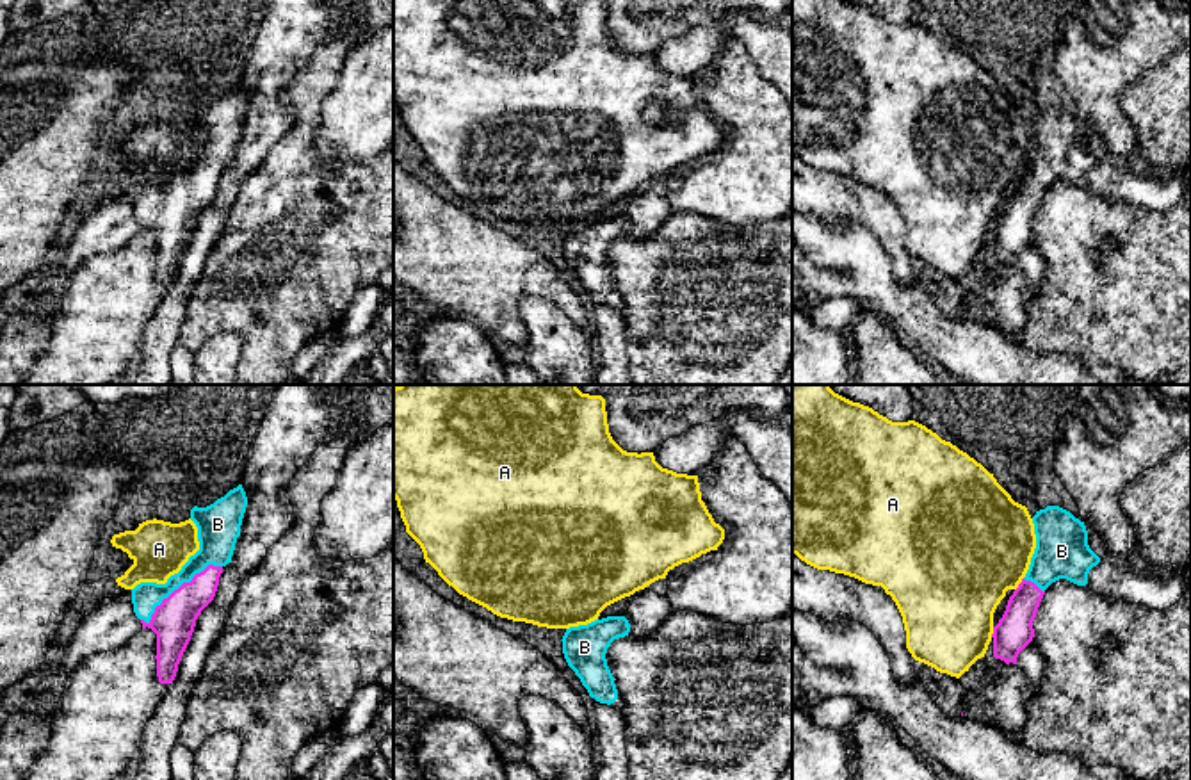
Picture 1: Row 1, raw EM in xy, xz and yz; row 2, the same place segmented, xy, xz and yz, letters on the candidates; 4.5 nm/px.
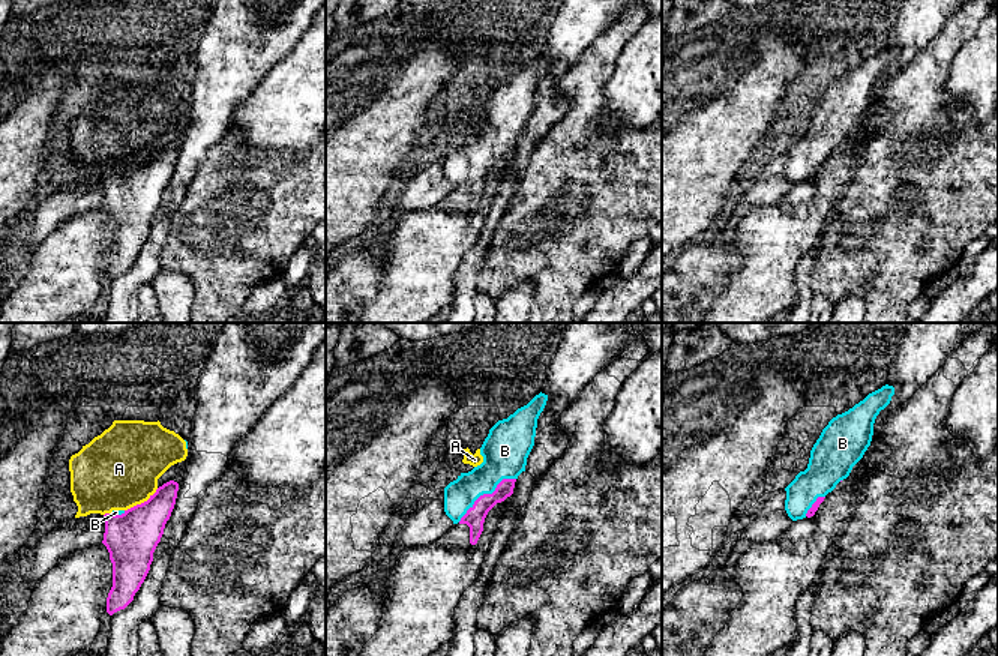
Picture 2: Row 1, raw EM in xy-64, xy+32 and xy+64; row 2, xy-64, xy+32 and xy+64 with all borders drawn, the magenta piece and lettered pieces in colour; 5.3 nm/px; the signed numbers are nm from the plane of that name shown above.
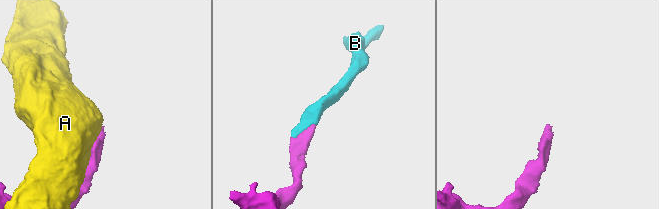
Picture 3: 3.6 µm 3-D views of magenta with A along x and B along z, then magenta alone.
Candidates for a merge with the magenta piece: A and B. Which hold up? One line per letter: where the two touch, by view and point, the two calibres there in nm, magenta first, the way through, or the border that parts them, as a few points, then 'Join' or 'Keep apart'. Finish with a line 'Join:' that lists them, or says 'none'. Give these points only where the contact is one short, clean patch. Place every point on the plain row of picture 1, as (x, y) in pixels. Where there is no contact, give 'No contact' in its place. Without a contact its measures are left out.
A: Touches magenta at yz (1019, 186). Thickness 170 nm (magenta) against 480 nm. Keep apart
B: Touches magenta at xy (180, 187). Thickness 200 nm (magenta) against 160 nm. Path across: xy (173, 223), (180, 187), (216, 152), (216, 145). Join
Join: B

